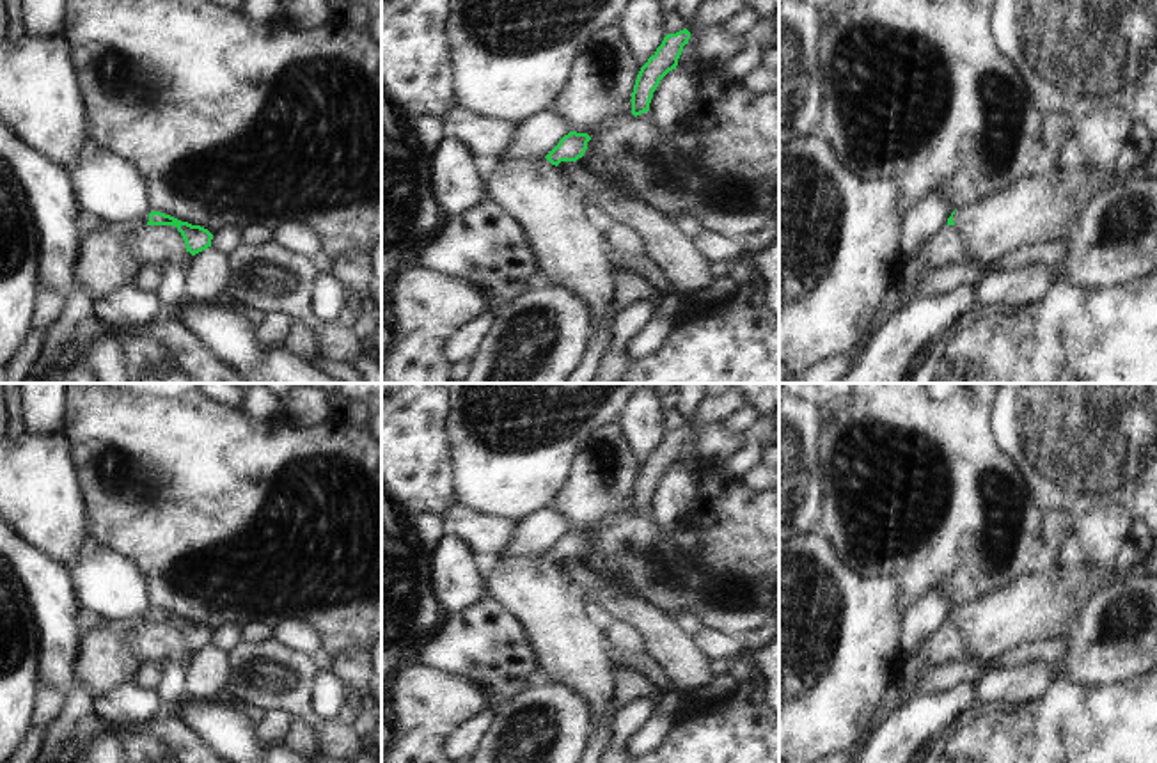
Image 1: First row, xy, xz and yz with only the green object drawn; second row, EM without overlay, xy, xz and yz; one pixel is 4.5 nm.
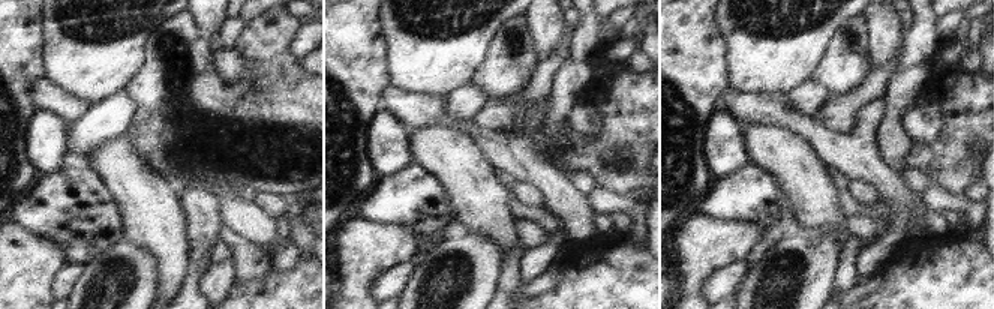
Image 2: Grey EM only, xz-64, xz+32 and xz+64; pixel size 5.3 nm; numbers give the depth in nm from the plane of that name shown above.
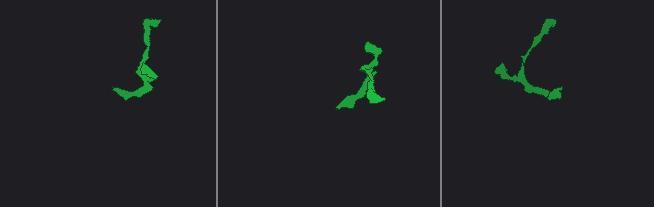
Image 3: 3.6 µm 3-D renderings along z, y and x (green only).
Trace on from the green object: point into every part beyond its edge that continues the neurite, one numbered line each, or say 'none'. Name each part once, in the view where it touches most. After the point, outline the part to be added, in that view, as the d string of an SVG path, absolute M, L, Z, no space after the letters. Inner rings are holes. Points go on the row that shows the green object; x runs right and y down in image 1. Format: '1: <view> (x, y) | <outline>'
1: yz (1035, 210) | M1075 140L1059 153L1058 163L1043 174L955 211L964 259L978 259L981 268L1020 247L1066 241L1068 224L1079 220L1093 195L1127 181L1137 170L1157 179L1157 144L1132 170L1088 167Z

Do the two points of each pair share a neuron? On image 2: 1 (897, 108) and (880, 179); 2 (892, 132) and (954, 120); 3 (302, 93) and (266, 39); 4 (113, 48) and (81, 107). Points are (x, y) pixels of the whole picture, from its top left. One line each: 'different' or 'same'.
1: different
2: different
3: same
4: different

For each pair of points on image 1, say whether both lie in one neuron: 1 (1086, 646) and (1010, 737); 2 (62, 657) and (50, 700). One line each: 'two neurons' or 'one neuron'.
1: two neurons
2: two neurons

